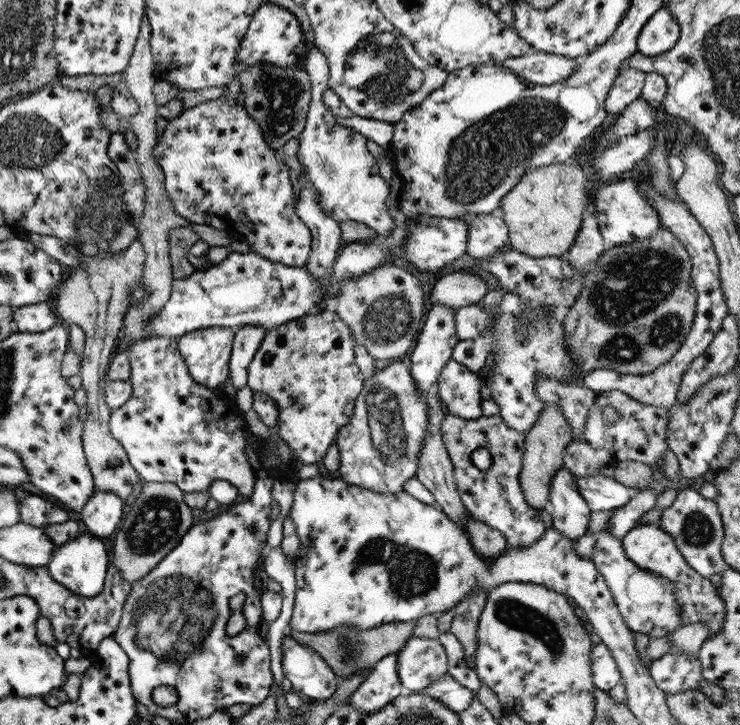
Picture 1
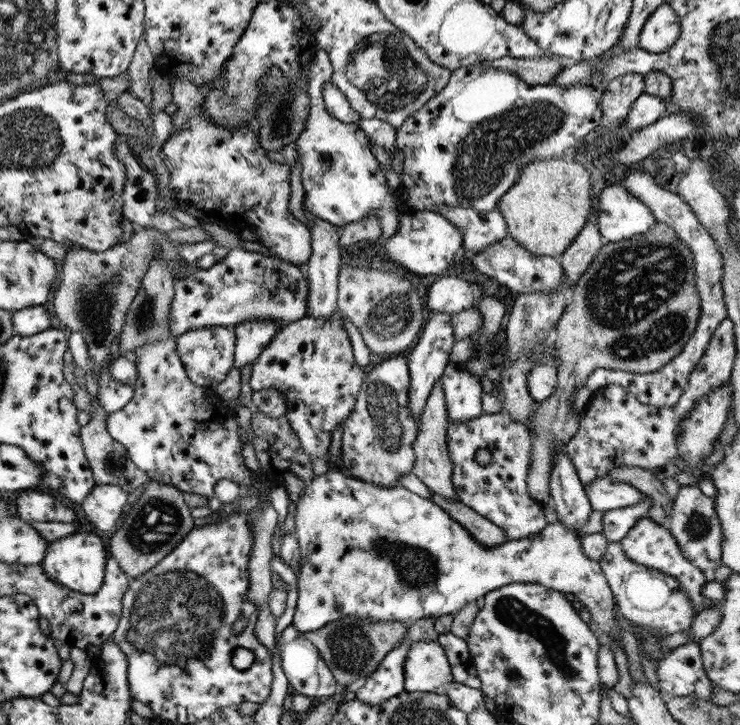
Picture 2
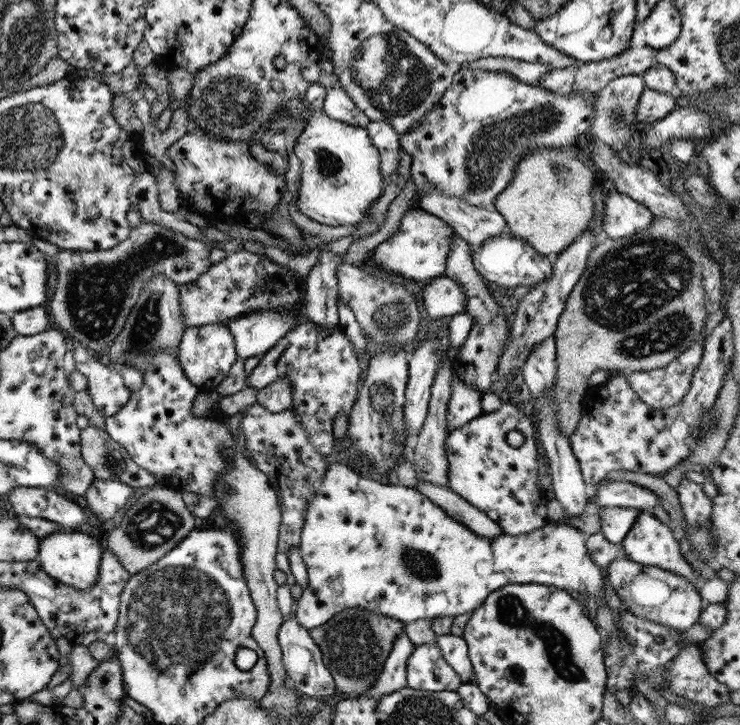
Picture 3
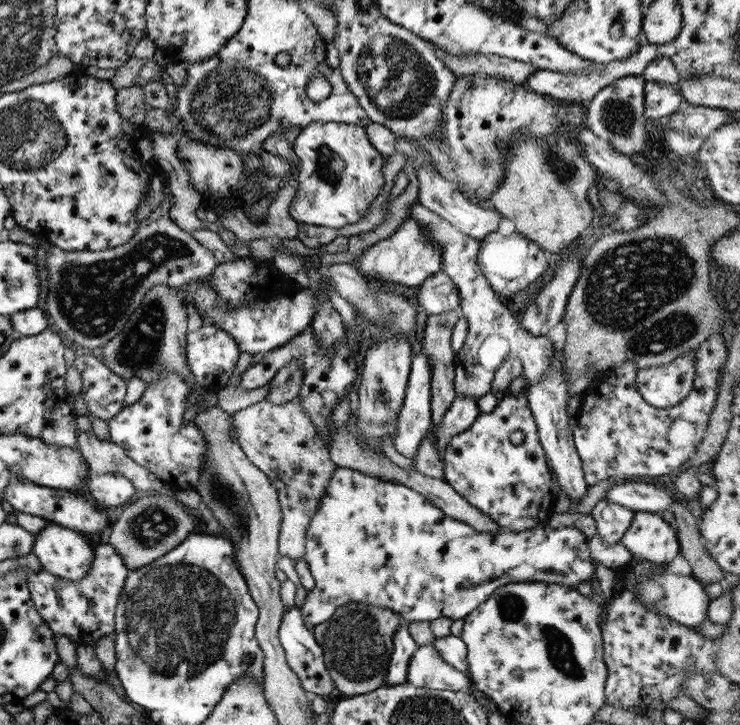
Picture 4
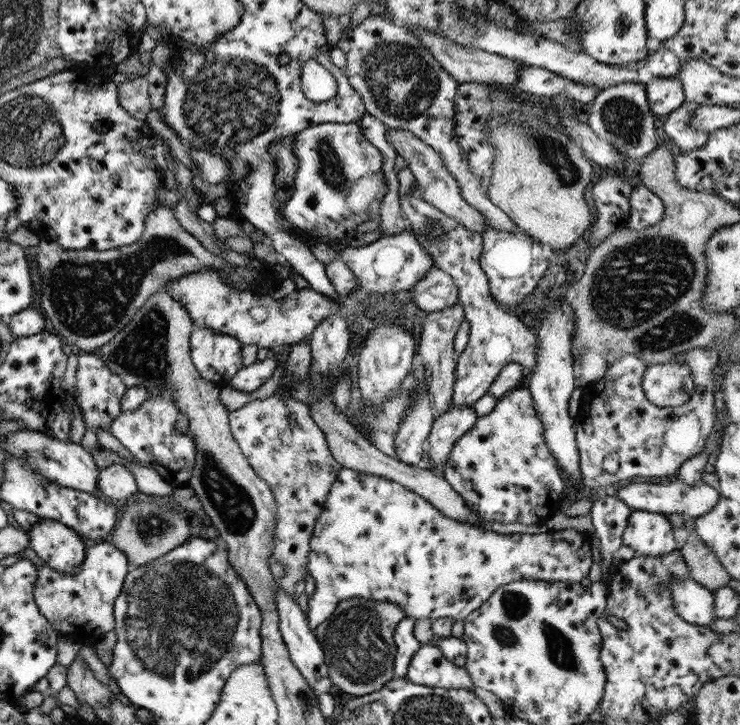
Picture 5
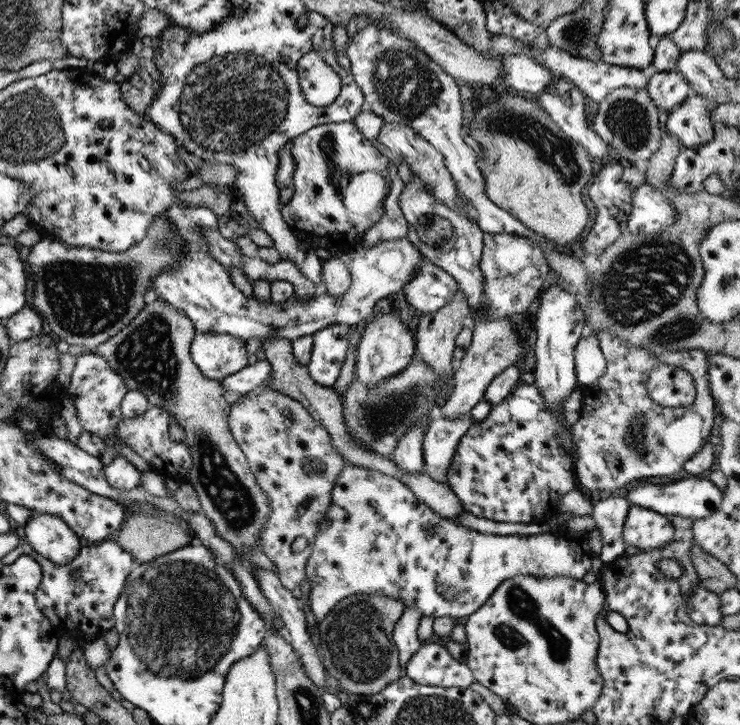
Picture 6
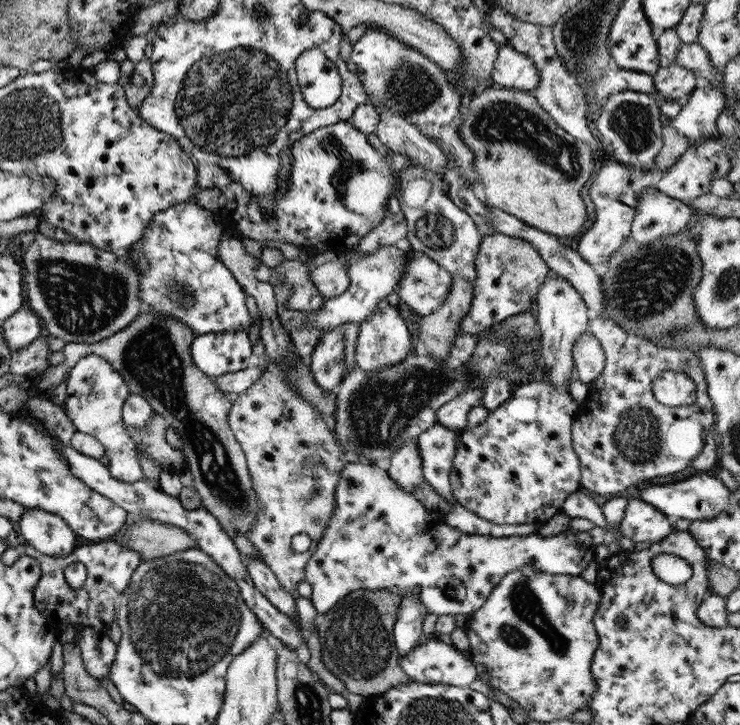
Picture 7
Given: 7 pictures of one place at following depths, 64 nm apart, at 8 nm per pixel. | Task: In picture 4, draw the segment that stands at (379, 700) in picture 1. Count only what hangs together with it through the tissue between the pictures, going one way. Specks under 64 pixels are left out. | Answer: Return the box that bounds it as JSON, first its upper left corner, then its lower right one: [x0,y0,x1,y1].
[383,621,417,686]

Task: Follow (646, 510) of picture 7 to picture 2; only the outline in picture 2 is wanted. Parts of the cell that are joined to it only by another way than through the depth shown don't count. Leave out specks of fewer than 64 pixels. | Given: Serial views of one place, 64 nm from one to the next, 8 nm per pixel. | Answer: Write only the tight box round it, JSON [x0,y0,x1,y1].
[618,516,720,617]

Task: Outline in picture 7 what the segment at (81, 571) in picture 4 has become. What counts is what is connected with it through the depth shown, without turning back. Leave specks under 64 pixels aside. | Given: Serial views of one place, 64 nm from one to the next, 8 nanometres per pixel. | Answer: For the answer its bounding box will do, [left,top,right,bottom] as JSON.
[17,508,80,558]

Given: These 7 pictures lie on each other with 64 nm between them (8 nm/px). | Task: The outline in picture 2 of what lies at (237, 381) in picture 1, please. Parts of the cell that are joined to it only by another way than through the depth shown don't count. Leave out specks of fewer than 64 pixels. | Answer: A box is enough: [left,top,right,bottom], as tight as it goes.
[232,320,283,371]

